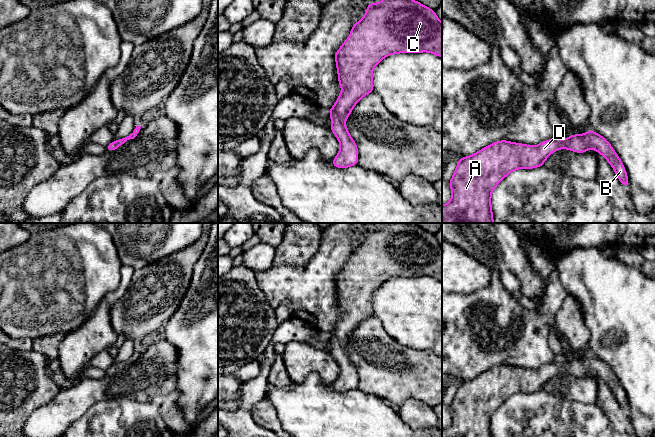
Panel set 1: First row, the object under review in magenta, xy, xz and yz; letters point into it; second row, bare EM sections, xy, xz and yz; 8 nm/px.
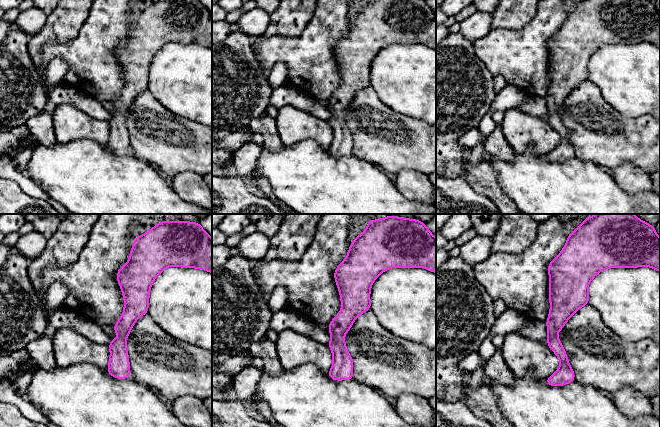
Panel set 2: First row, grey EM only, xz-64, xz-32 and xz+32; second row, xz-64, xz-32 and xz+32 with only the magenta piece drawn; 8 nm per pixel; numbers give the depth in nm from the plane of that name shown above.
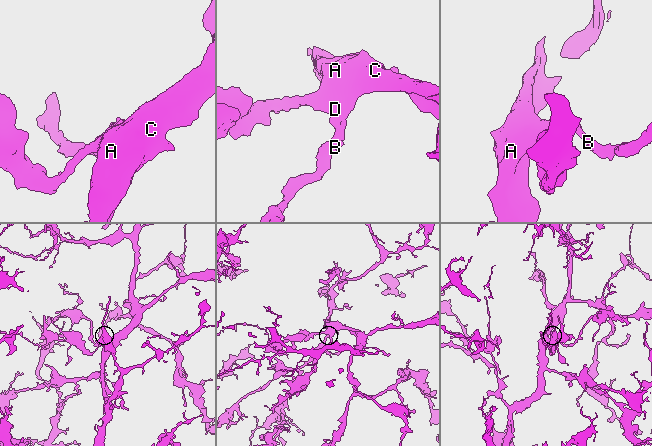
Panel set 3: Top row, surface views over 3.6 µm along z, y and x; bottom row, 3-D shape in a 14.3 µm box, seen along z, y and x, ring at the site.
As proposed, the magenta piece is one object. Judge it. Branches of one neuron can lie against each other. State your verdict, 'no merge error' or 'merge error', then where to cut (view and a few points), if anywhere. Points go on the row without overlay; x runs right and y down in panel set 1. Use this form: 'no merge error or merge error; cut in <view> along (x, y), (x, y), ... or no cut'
no merge error; no cut

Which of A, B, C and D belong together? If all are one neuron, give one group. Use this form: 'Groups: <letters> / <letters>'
Groups: A B C D

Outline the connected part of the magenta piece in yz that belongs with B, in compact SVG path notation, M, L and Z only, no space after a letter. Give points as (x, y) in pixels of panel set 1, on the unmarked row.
M595 355L570 359L565 364L553 361L536 370L506 364L494 366L474 379L459 382L449 405L451 425L442 429L442 437L492 437L494 412L516 393L542 391L553 376L565 372L586 377L592 372L610 387L621 408L629 412L627 396L611 368Z

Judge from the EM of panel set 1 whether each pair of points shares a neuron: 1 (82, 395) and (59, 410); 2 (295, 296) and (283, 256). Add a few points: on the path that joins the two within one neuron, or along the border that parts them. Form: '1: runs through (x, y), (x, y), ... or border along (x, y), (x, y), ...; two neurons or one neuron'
1: runs through (76, 401), (73, 405), (65, 408); one neuron
2: border along (308, 260), (301, 266), (272, 266); two neurons

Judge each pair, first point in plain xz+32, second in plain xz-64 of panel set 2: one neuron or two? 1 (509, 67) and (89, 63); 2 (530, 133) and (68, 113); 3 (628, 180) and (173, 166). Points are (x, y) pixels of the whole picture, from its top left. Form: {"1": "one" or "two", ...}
{"1": "one", "2": "one", "3": "two"}

